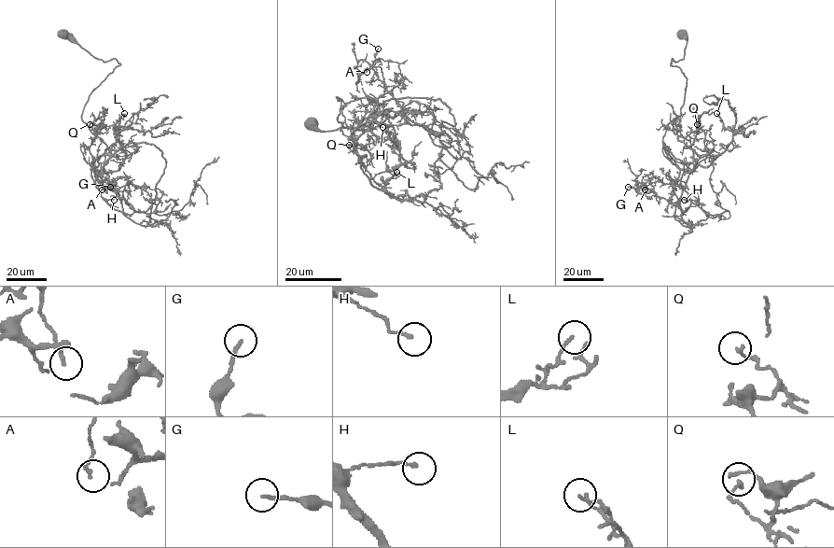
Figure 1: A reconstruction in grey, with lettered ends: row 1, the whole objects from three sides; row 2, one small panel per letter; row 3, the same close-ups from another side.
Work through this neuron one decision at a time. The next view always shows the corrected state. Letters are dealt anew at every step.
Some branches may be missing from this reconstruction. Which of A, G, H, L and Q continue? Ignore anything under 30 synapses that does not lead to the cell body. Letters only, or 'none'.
G

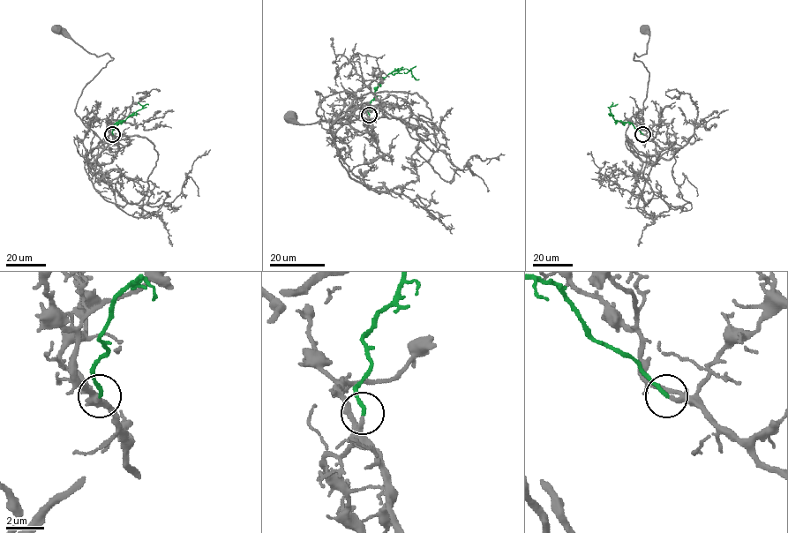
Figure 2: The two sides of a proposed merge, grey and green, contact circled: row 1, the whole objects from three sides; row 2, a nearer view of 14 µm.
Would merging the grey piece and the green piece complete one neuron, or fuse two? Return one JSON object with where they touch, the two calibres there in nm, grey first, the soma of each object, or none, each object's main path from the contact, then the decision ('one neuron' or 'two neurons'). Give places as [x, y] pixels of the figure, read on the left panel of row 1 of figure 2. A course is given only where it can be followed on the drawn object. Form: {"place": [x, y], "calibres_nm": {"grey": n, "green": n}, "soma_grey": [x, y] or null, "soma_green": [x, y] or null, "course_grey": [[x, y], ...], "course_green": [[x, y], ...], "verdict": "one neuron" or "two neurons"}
{"place": [112, 134], "calibres_nm": {"grey": 170, "green": 200}, "soma_grey": [56, 29], "soma_green": null, "course_grey": [[113, 134], [117, 150], [99, 165], [103, 144], [75, 109], [113, 58], [88, 53], [57, 30]], "course_green": [[113, 134], [114, 124], [148, 104]], "verdict": "one neuron"}

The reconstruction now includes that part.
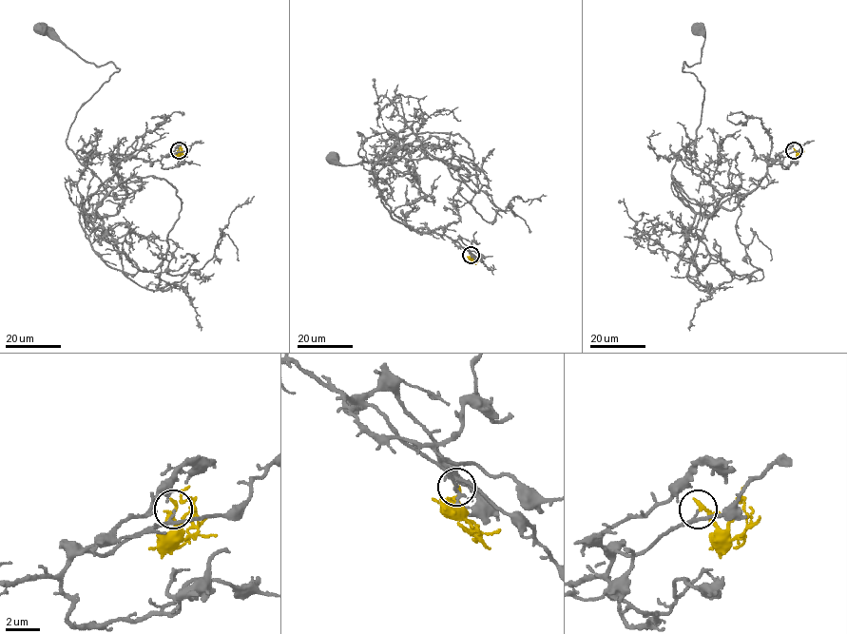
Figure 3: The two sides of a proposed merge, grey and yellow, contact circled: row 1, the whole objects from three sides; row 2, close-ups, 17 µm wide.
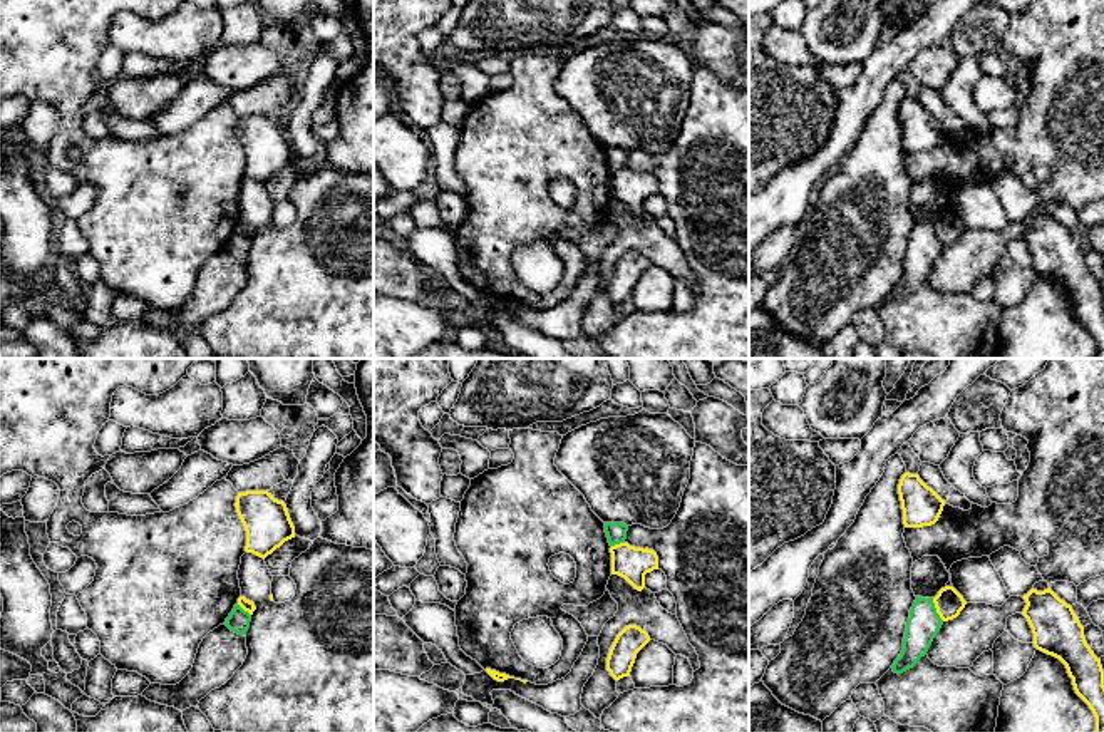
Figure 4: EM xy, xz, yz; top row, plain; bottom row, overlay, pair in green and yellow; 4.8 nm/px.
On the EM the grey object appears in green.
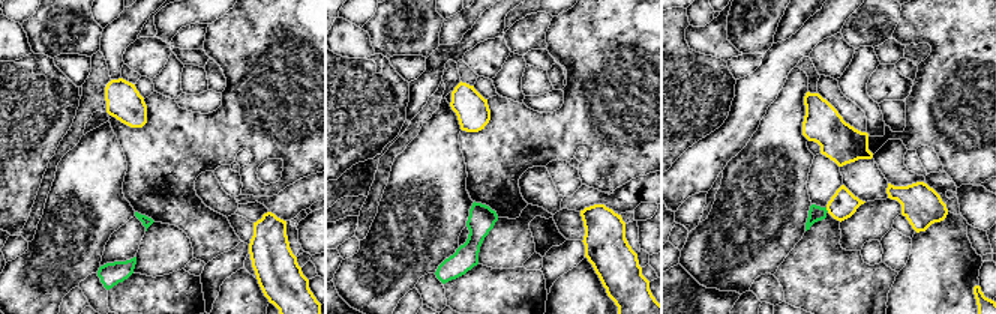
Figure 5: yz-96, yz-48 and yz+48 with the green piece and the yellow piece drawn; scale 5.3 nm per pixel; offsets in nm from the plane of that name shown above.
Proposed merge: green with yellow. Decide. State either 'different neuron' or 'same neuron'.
different neuron

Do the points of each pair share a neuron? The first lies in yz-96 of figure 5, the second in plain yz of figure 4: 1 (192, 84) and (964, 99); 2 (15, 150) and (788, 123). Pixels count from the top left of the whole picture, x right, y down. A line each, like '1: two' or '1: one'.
1: two
2: one

